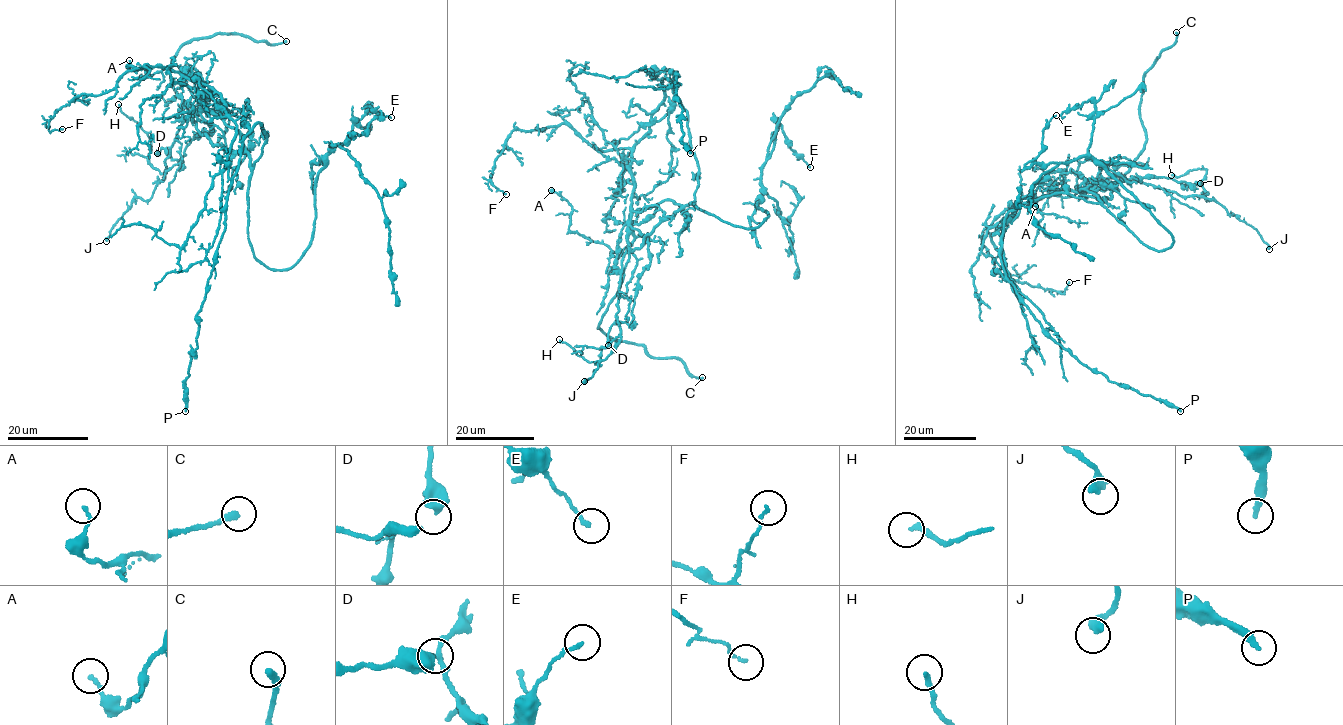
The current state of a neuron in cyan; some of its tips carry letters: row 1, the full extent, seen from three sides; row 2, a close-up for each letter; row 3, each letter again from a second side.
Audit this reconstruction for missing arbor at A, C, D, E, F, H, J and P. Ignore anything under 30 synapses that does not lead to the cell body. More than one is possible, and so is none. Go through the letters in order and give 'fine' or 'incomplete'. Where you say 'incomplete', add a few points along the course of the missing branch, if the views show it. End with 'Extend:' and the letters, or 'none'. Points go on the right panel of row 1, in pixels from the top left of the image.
A: fine
C: incomplete
D: fine
E: fine
F: fine
H: fine
J: fine
P: fine
Extend: C

